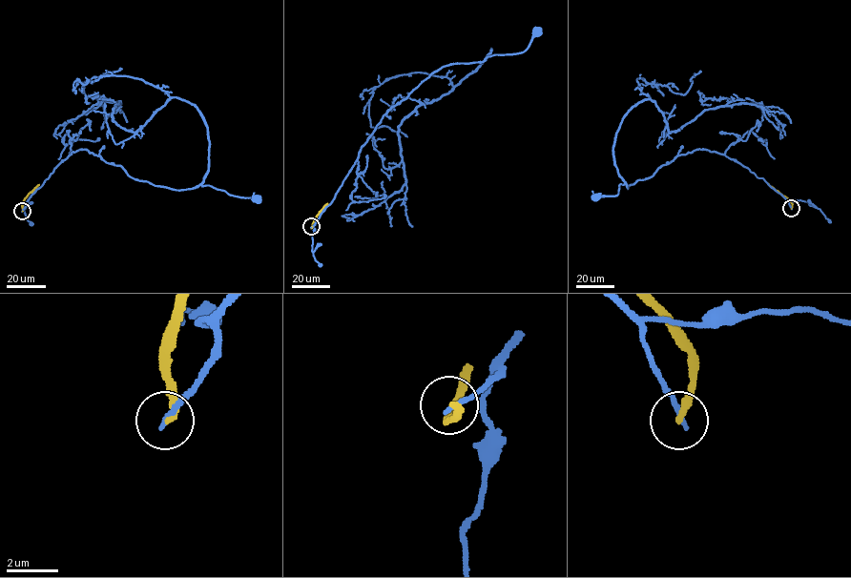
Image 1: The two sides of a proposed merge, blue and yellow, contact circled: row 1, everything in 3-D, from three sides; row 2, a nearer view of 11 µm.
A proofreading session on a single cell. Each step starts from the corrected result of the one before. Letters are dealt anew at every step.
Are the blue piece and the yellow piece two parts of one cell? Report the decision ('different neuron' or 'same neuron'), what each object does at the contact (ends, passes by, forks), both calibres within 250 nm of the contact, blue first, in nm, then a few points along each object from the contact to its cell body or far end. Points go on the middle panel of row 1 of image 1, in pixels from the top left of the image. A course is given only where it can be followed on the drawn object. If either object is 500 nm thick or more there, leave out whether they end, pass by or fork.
different neuron; blue ends there; yellow ends there; 200 nm thick on the blue side, 280 nm on the other; blue runs (311, 226), (334, 198), (357, 160), (361, 147), (392, 107), (443, 67), (524, 51), (537, 31); yellow runs (311, 226), (327, 203)

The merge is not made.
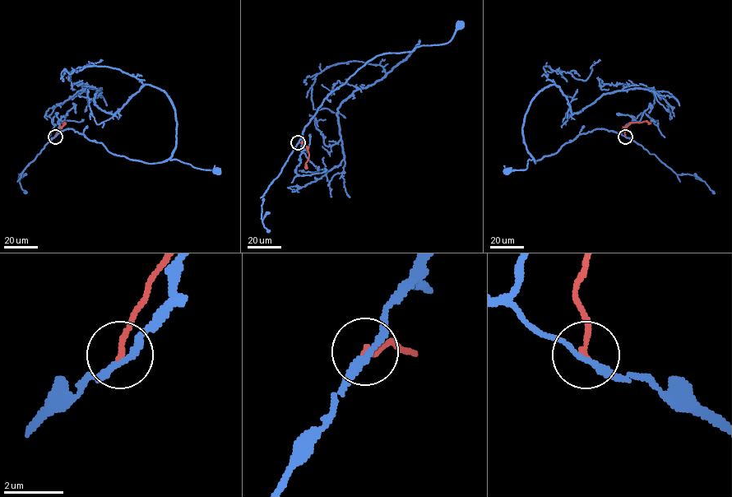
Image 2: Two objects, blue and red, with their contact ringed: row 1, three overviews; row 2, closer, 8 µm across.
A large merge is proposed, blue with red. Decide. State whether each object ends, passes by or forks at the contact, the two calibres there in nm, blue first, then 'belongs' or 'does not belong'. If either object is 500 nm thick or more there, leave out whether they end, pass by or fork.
blue passes by; red ends; calibres 190 and 180 nm; does not belong

